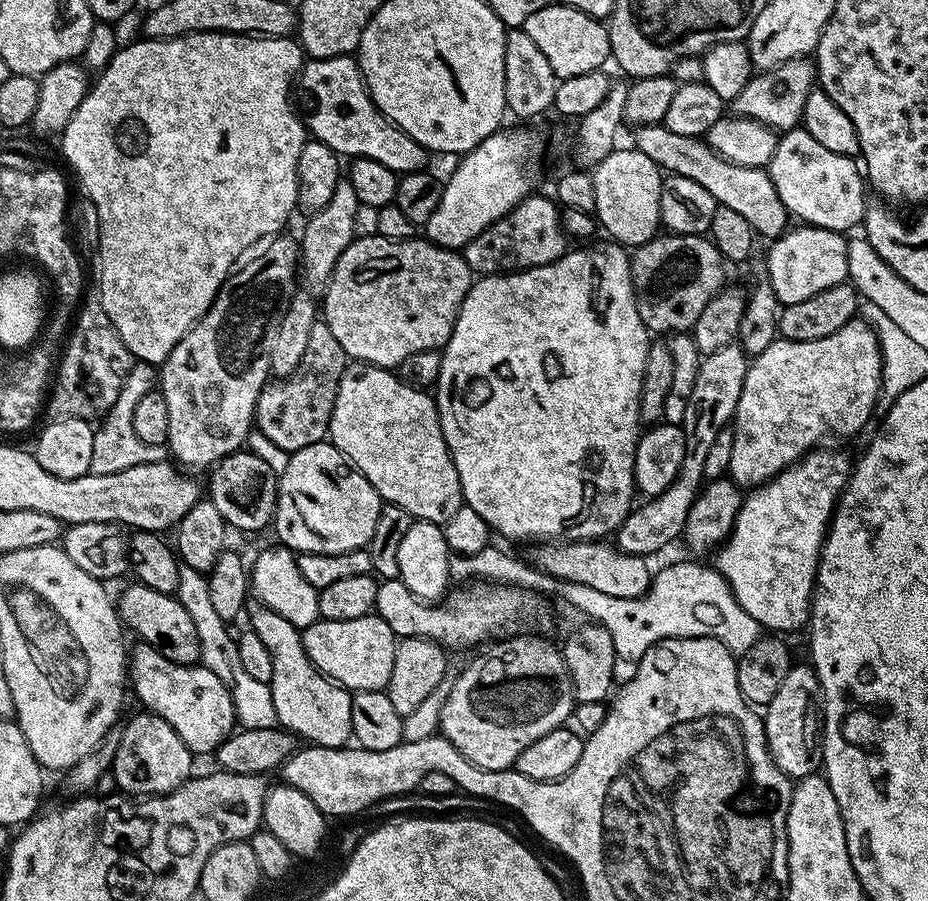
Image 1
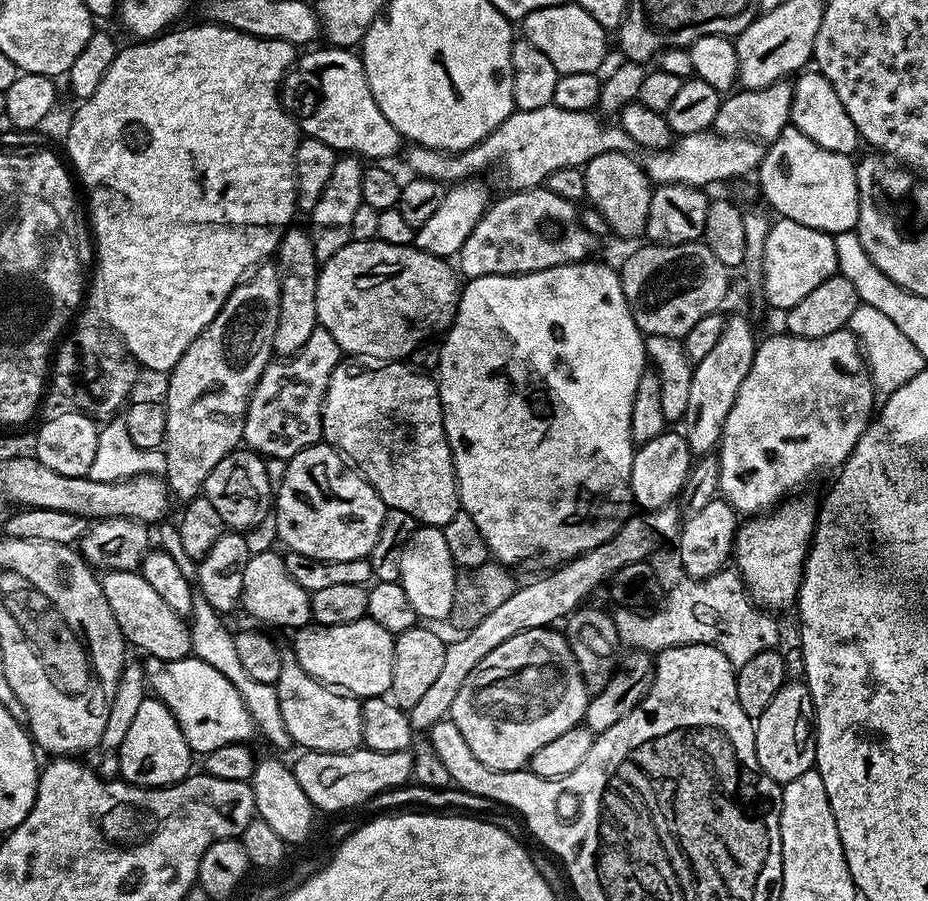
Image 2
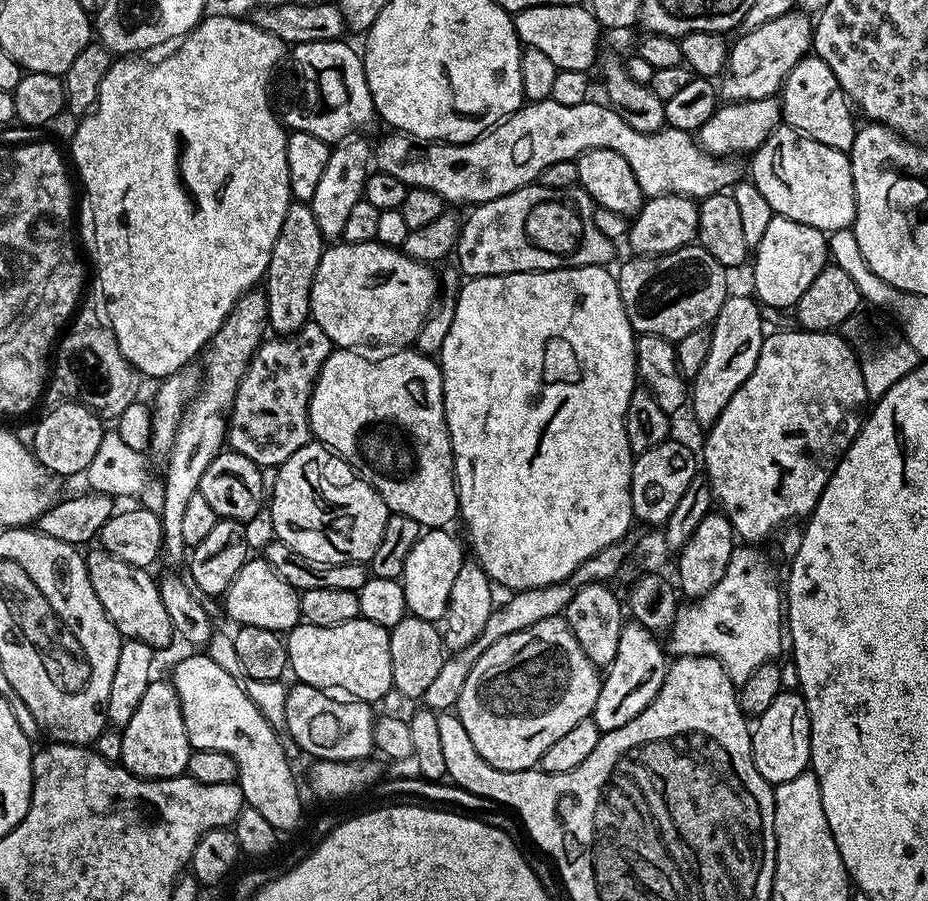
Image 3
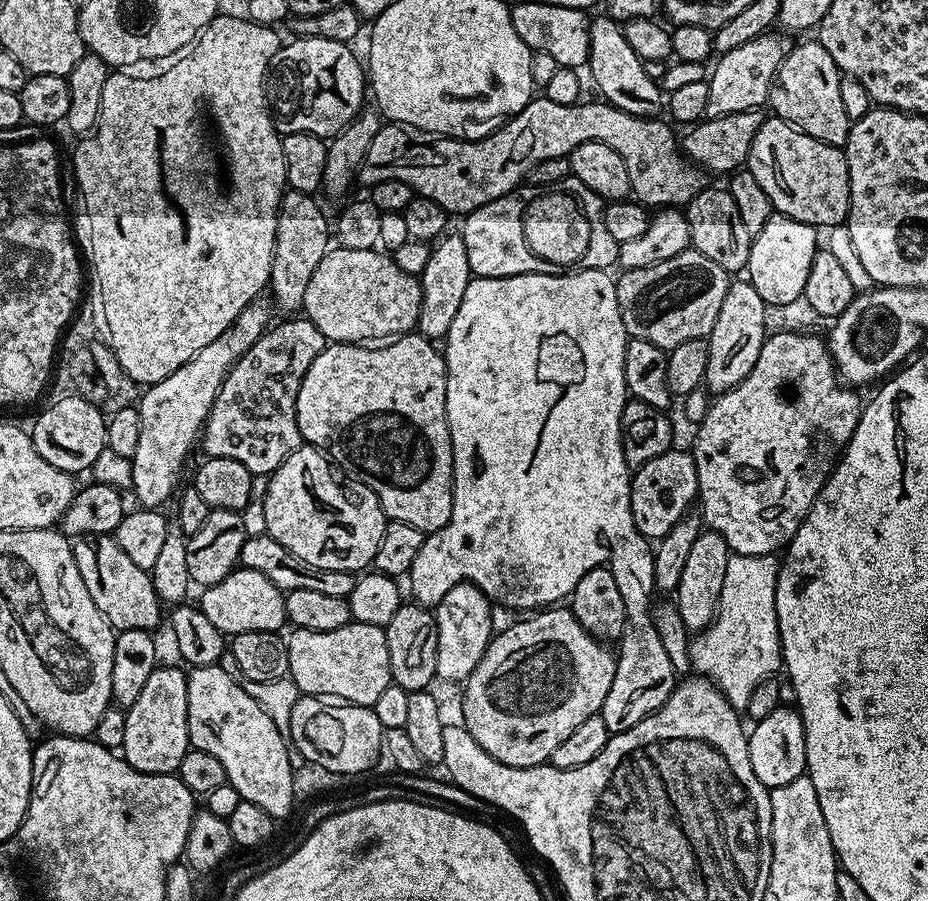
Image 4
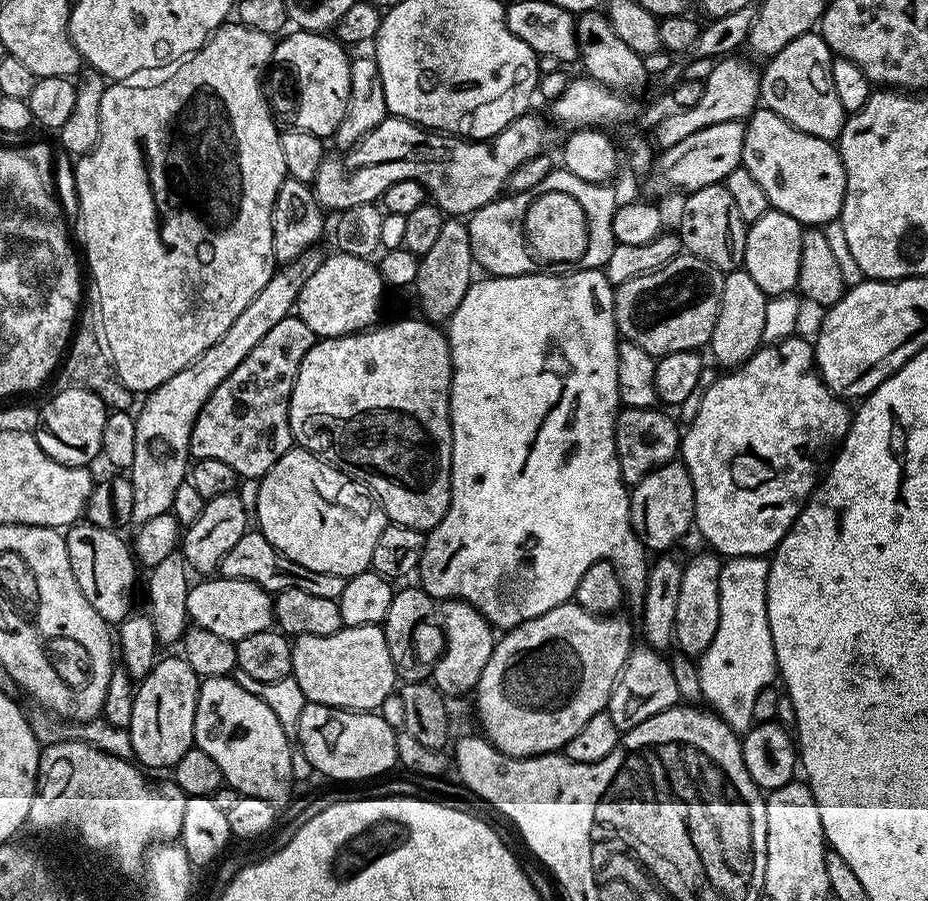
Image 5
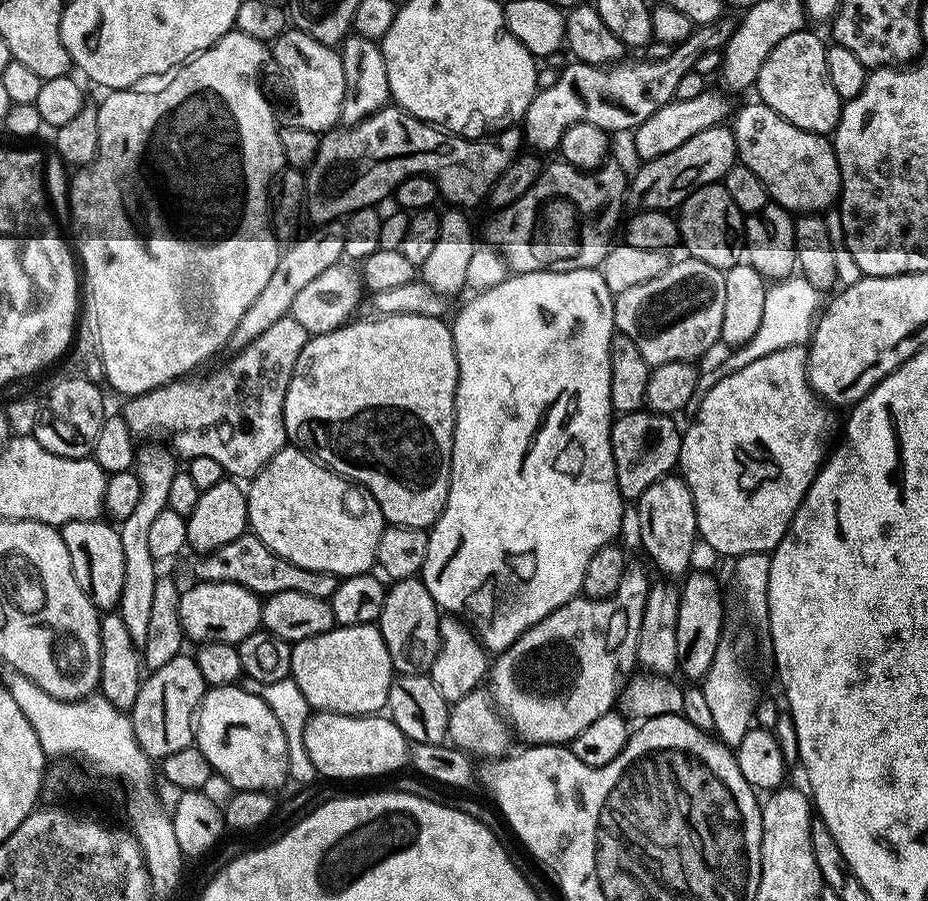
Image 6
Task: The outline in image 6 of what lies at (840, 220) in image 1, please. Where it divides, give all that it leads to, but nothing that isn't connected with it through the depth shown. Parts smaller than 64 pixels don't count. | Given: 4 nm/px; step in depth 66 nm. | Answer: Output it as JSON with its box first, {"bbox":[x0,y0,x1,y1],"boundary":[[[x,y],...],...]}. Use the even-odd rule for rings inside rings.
{"bbox":[730,102,840,214],"boundary":[[[761,102],[746,105],[734,120],[735,116],[730,127],[736,139],[739,163],[762,178],[775,203],[793,214],[820,214],[837,203],[840,167],[827,135],[799,129]]]}

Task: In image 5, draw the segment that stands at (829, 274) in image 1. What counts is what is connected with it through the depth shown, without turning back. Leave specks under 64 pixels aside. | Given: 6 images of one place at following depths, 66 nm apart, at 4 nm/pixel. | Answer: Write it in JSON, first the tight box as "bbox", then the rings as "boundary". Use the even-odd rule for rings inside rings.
{"bbox":[743,210,804,296],"boundary":[[[770,210],[762,214],[762,218],[751,221],[747,225],[748,237],[744,251],[743,271],[758,282],[764,295],[787,296],[796,288],[798,270],[802,262],[802,242],[804,241],[804,228],[790,214]]]}

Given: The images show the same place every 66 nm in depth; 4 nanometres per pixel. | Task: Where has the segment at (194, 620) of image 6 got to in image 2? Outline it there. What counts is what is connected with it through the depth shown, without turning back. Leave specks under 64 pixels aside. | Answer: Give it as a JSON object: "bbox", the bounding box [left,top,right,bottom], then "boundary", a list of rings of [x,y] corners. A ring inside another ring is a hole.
{"bbox":[240,550,312,630],"boundary":[[[276,550],[249,555],[242,574],[240,604],[254,619],[261,620],[256,621],[261,625],[273,624],[276,628],[299,630],[307,628],[312,620],[310,594],[305,588],[298,586],[294,578],[290,578],[284,565],[284,557]]]}

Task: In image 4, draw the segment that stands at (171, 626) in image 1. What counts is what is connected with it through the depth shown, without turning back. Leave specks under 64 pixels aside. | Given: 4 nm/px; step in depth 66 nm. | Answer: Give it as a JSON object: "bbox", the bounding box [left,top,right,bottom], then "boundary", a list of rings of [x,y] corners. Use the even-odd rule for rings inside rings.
{"bbox":[72,536,162,632],"boundary":[[[89,536],[80,538],[72,545],[74,562],[78,562],[78,574],[94,598],[94,606],[102,610],[104,617],[116,632],[146,630],[152,632],[160,624],[162,602],[152,585],[151,575],[145,569],[134,566],[131,558],[118,546],[112,536]]]}

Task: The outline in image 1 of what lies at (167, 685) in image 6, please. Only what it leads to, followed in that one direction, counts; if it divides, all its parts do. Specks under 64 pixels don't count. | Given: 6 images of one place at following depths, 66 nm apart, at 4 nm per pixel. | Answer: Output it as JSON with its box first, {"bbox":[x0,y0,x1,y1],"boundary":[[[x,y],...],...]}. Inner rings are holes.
{"bbox":[112,710,194,798],"boundary":[[[140,710],[128,725],[123,725],[122,742],[118,742],[118,754],[114,754],[112,763],[112,779],[121,793],[132,798],[165,796],[181,788],[193,775],[192,760],[194,753],[174,734],[170,722],[154,712]]]}

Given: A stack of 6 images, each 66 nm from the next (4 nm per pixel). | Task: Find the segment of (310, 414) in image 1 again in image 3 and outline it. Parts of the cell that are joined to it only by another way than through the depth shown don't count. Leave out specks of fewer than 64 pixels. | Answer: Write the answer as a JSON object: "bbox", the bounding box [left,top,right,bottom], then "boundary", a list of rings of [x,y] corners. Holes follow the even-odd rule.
{"bbox":[227,322,334,468],"boundary":[[[315,322],[302,325],[294,338],[265,339],[252,355],[252,363],[241,378],[240,385],[236,387],[228,421],[227,447],[238,454],[246,454],[250,462],[264,468],[284,464],[286,458],[290,458],[290,454],[310,443],[308,399],[320,368],[326,362],[326,358],[330,358],[332,351],[334,351],[332,340],[326,338],[326,330],[322,330],[322,326],[318,326]]]}

